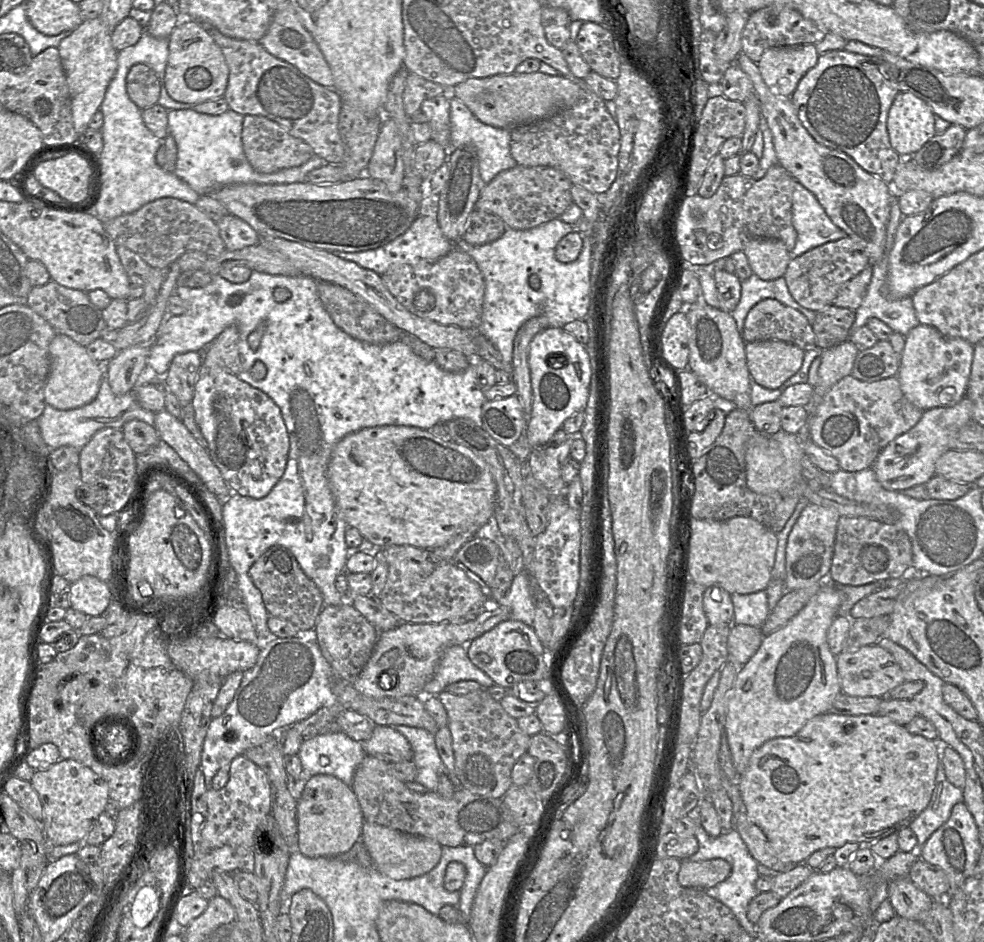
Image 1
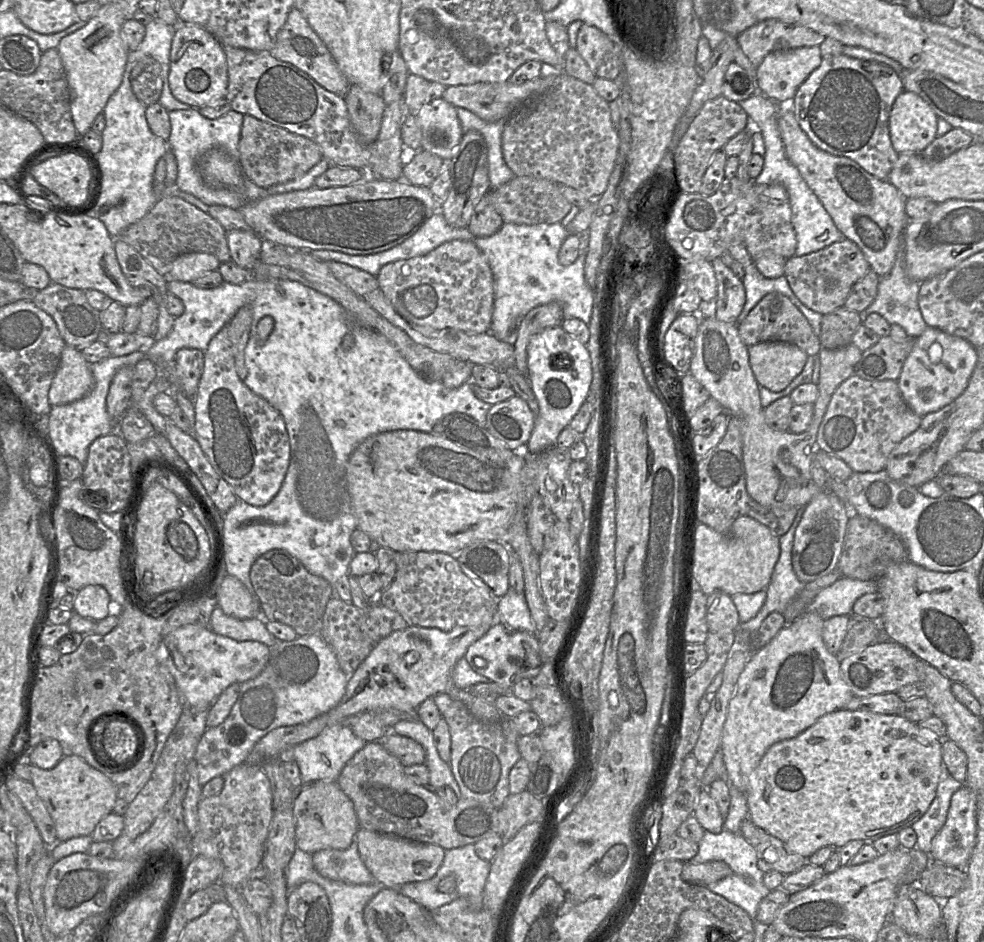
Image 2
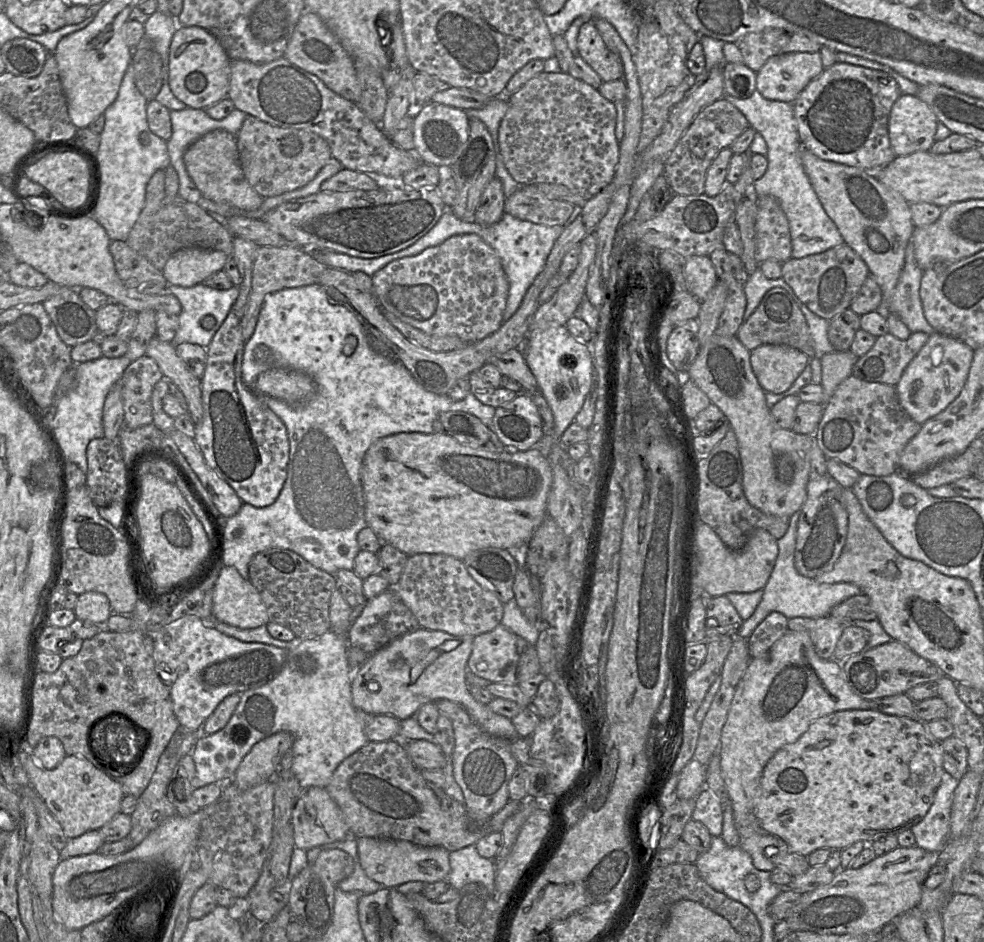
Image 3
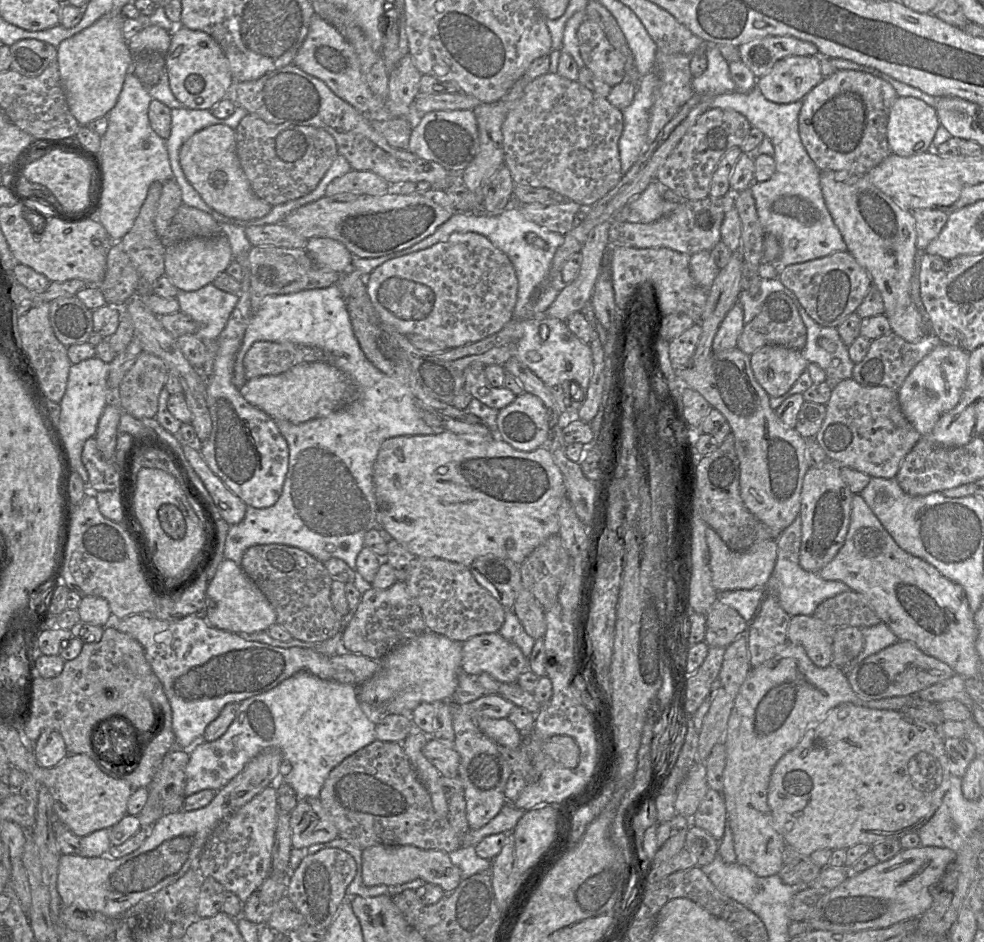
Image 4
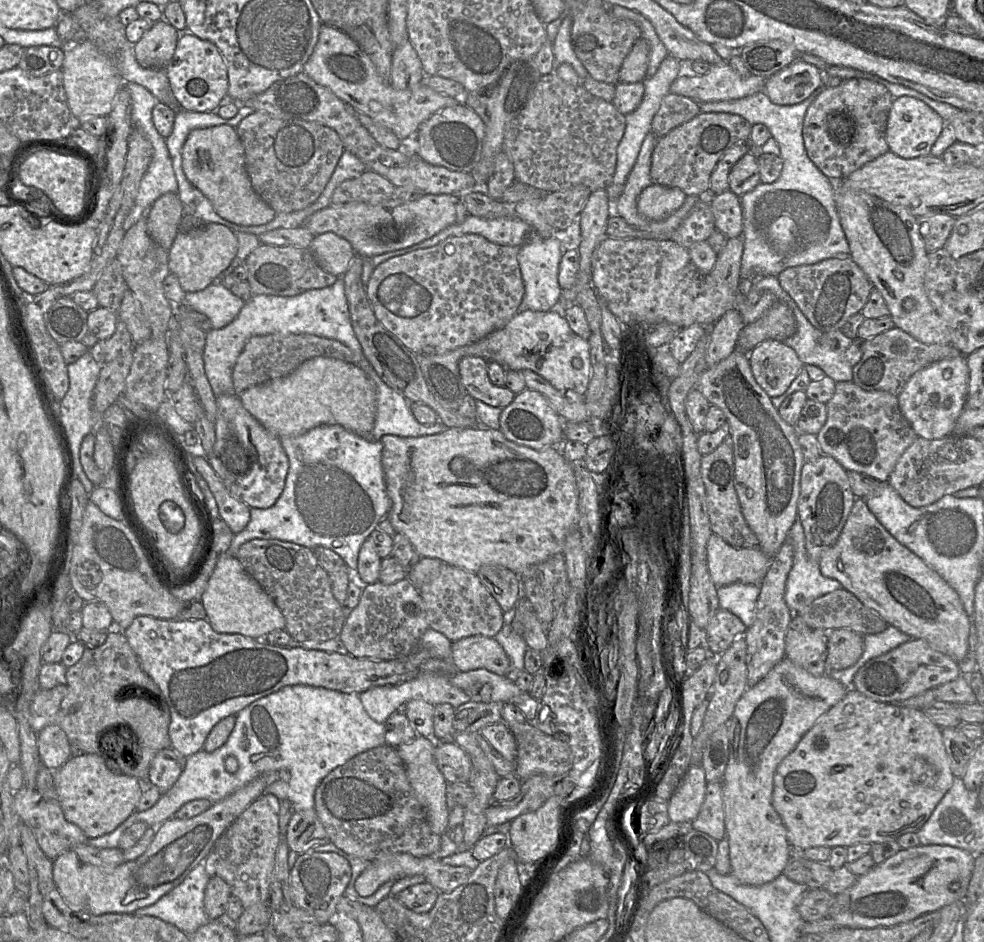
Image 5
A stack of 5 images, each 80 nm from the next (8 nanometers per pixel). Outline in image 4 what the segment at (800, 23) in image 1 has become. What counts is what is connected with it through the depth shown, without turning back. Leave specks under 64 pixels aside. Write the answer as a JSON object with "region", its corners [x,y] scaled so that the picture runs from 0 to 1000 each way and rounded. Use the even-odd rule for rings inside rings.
{"region":[[[778,38],[765,41],[750,50],[752,64],[768,83],[780,79],[788,67],[801,59],[831,58],[824,45],[805,38]]]}

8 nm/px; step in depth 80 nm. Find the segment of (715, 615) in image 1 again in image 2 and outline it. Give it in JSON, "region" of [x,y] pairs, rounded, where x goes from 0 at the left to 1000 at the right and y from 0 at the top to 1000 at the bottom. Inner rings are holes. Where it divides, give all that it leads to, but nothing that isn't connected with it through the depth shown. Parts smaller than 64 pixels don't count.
{"region":[[[736,628],[718,633],[717,660],[720,671],[748,670],[752,663],[751,654],[743,634]]]}

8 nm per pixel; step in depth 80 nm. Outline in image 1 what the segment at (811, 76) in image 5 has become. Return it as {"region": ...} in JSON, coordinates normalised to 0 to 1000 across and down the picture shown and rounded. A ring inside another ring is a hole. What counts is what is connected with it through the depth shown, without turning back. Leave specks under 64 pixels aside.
{"region":[[[827,47],[785,50],[776,54],[769,70],[786,99],[803,104],[814,83],[829,69],[831,61]]]}

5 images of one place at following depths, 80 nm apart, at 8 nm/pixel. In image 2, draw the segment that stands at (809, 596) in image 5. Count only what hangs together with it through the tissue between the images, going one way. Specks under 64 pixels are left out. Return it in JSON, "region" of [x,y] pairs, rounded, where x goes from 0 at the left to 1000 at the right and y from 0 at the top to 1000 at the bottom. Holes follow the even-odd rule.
{"region":[[[815,538],[812,539],[809,549],[801,564],[791,570],[793,587],[788,598],[783,618],[778,624],[778,636],[771,650],[761,659],[752,661],[752,669],[767,672],[774,659],[785,650],[796,652],[805,636],[816,624],[815,619],[805,603],[805,581],[808,562],[815,548]],[[854,613],[831,630],[820,644],[820,651],[829,651],[836,658],[847,654],[864,654],[869,638],[879,632],[891,628],[888,616],[874,617]]]}

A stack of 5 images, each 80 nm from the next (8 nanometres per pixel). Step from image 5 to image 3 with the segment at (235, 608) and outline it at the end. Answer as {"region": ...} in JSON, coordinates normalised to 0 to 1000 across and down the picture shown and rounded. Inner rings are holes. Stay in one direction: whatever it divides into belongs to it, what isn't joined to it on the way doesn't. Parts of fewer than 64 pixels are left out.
{"region":[[[235,601],[226,602],[218,618],[215,655],[244,668],[258,668],[274,660],[261,625]]]}

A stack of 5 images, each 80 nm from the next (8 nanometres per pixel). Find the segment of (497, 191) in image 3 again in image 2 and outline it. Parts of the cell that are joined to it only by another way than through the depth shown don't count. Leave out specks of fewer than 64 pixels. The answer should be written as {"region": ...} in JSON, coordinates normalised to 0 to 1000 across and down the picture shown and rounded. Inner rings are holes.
{"region":[[[498,201],[484,218],[475,242],[484,252],[496,252],[503,248],[511,238],[510,229],[500,215]]]}

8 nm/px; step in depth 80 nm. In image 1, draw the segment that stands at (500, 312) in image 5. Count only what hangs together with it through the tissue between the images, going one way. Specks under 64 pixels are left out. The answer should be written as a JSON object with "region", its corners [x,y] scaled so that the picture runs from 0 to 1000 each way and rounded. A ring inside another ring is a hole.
{"region":[[[460,265],[441,278],[399,281],[387,295],[395,310],[419,333],[448,345],[487,349],[493,298],[484,278],[476,269]]]}

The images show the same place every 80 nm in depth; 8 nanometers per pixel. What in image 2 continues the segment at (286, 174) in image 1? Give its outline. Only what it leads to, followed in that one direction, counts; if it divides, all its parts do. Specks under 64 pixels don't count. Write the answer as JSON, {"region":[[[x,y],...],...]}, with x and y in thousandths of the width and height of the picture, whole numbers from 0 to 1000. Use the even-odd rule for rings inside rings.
{"region":[[[193,115],[191,117],[172,118],[172,125],[174,142],[170,151],[180,169],[181,187],[179,195],[183,202],[196,206],[212,219],[227,218],[237,222],[244,222],[253,214],[259,214],[273,207],[314,201],[320,197],[321,189],[337,175],[331,169],[327,169],[306,188],[274,197],[273,200],[266,200],[250,188],[248,188],[248,192],[244,199],[217,199],[207,191],[201,177],[202,169],[213,158],[222,156],[229,159],[236,168],[243,172],[243,151],[248,121],[235,116],[223,125],[213,126],[206,123],[202,116]]]}

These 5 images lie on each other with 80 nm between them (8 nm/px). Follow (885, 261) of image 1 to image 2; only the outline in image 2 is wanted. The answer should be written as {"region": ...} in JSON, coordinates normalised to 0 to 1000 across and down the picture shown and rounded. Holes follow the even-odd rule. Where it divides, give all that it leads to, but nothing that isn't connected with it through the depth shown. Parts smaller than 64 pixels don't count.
{"region":[[[917,258],[905,288],[893,296],[892,310],[889,318],[879,330],[873,332],[876,338],[876,343],[882,334],[893,333],[904,346],[909,344],[916,346],[923,358],[934,358],[943,348],[938,340],[933,323],[935,301],[934,299],[926,297],[921,291],[920,268]]]}

